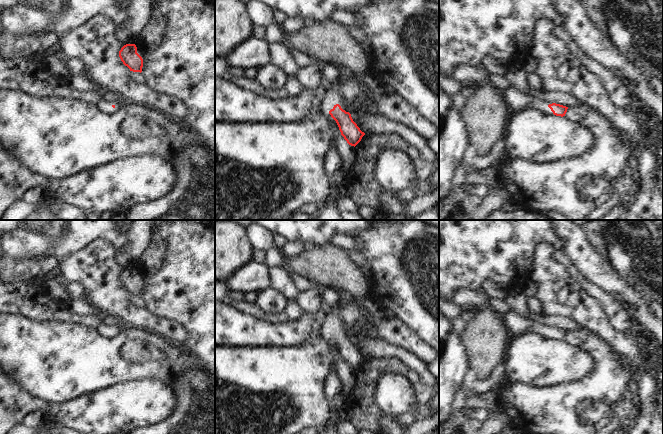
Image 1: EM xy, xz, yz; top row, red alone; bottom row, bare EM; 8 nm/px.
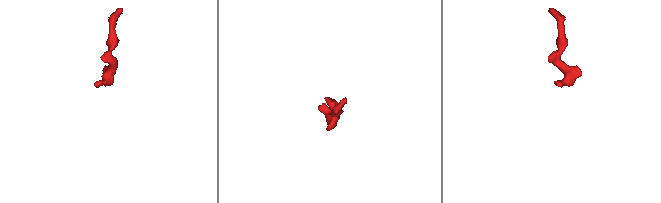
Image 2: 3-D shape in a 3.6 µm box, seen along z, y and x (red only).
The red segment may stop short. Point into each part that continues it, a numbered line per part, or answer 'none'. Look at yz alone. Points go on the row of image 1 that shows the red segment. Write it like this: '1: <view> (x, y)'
1: yz (516, 100)

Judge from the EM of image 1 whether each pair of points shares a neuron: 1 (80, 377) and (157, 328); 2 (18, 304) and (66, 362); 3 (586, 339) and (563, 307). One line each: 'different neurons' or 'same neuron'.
1: different neurons
2: different neurons
3: different neurons

